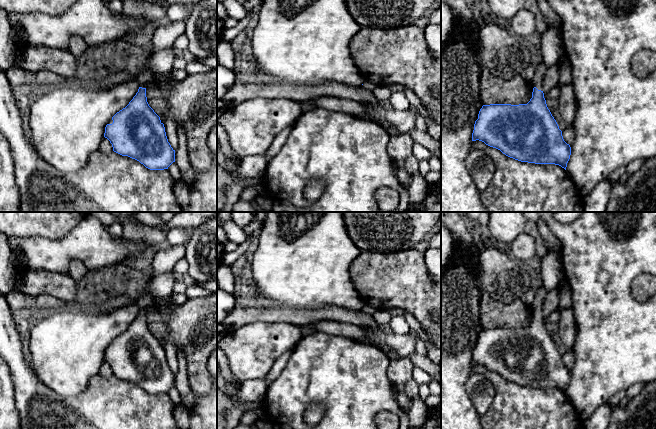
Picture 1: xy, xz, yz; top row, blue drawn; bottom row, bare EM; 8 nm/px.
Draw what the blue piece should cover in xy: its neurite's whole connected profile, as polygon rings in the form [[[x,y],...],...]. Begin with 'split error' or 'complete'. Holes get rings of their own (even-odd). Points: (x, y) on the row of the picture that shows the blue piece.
split error | [[[183,18],[159,22],[152,39],[153,49],[136,77],[140,85],[138,92],[125,108],[112,117],[113,123],[105,127],[104,137],[112,144],[114,152],[135,159],[150,170],[168,169],[175,162],[175,150],[168,142],[164,124],[147,102],[146,88],[155,79],[149,69],[150,59],[155,52],[172,47],[175,40],[185,34],[185,28],[186,20]]]

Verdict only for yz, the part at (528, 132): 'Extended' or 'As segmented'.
Extended

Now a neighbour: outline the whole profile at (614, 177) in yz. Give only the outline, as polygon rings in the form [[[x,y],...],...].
[[[625,165],[615,169],[607,178],[612,184],[619,181],[619,178],[625,173]]]

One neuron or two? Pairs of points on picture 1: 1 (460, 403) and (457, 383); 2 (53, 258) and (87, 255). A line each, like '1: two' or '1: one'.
1: one
2: one

